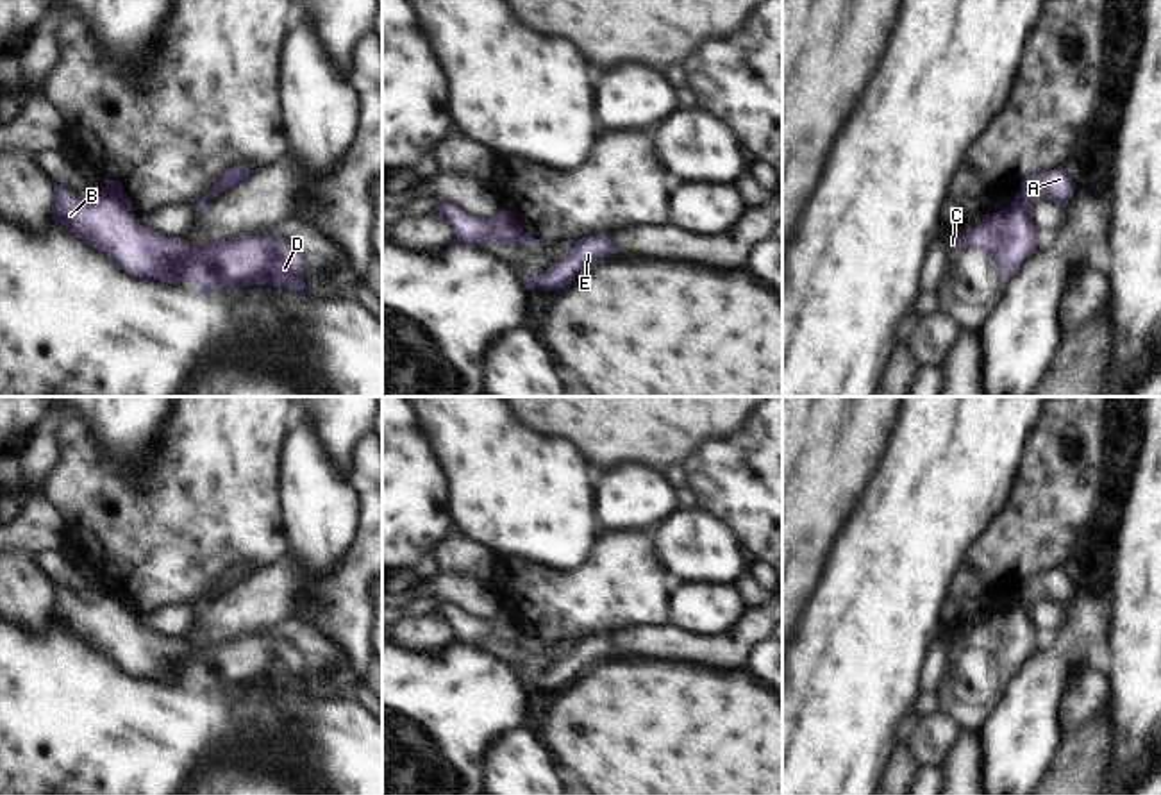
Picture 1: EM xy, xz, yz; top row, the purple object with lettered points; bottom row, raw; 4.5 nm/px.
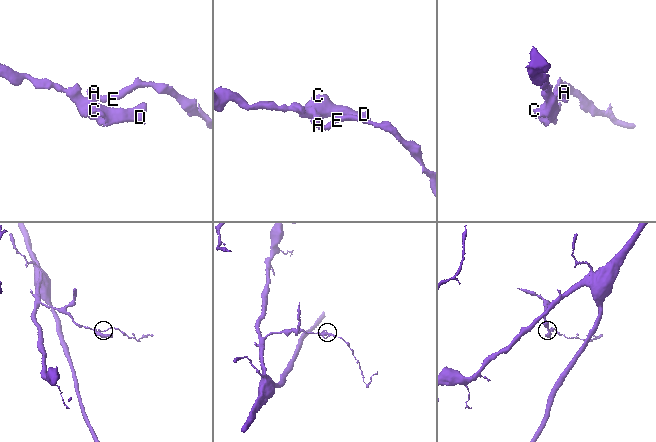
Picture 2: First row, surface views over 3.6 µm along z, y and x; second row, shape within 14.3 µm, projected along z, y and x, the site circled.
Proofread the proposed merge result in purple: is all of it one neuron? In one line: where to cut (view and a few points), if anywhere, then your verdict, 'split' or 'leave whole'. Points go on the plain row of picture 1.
cut xy (104, 588), (129, 611); split

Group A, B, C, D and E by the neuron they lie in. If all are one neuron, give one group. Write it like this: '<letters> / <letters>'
A E / B C D

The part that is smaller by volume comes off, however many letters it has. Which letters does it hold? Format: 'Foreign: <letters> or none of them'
Foreign: A, E

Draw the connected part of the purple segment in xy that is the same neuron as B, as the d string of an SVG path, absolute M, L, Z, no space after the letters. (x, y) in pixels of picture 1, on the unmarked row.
M57 584L52 620L105 652L127 674L146 681L191 681L216 691L264 682L305 690L304 656L279 636L239 636L195 647L184 638L148 631L107 590L96 600L84 600Z

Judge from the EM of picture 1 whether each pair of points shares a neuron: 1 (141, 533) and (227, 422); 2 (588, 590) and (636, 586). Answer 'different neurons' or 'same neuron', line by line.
1: same neuron
2: same neuron

